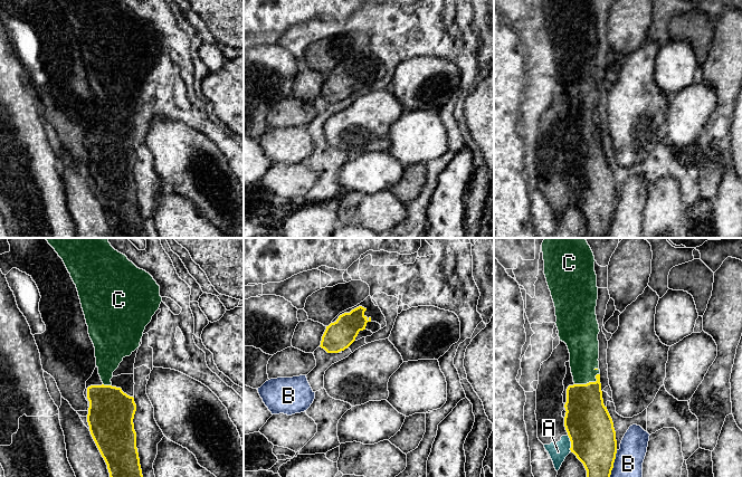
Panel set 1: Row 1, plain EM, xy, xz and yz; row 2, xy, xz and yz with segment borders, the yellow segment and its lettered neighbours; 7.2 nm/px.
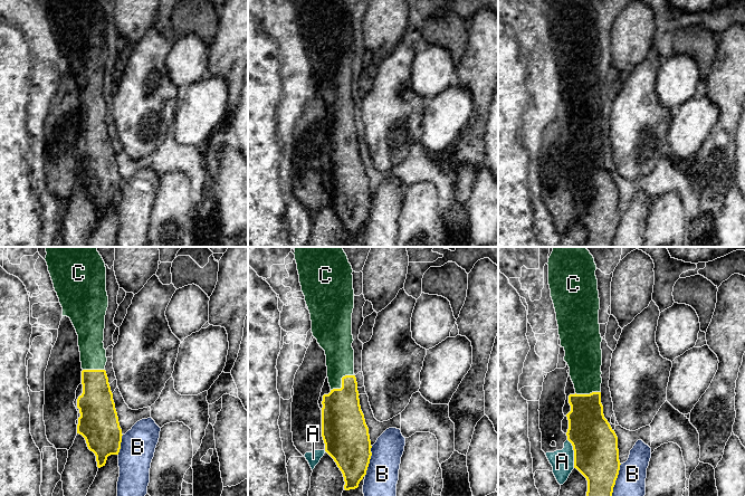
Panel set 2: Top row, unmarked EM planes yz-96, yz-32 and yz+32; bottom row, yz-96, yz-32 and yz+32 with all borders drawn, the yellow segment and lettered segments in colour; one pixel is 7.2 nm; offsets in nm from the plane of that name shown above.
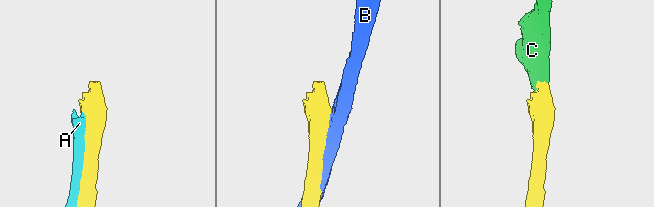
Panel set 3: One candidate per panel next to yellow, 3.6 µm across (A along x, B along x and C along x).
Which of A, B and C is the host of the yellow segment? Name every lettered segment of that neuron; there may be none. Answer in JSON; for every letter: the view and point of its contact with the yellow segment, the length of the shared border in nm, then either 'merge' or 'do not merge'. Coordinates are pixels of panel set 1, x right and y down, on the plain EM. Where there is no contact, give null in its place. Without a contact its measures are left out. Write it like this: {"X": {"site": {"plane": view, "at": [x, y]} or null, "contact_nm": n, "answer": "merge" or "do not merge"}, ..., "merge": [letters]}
{"A": {"site": {"plane": "yz", "at": [571, 192]}, "contact_nm": 120, "answer": "do not merge"}, "B": {"site": {"plane": "yz", "at": [612, 217]}, "contact_nm": 260, "answer": "do not merge"}, "C": {"site": {"plane": "yz", "at": [589, 132]}, "contact_nm": 190, "answer": "merge"}, "merge": ["C"]}

